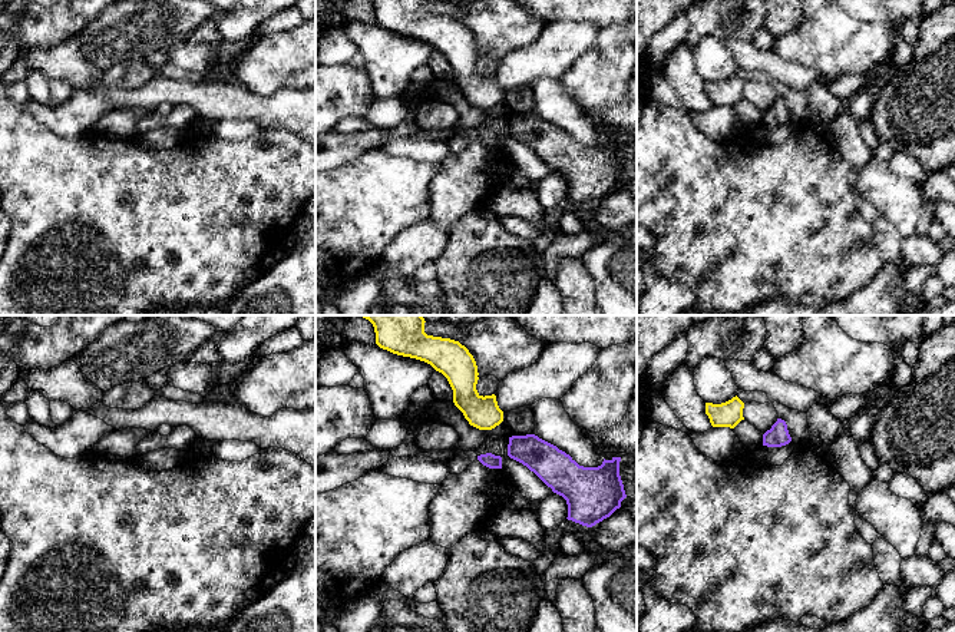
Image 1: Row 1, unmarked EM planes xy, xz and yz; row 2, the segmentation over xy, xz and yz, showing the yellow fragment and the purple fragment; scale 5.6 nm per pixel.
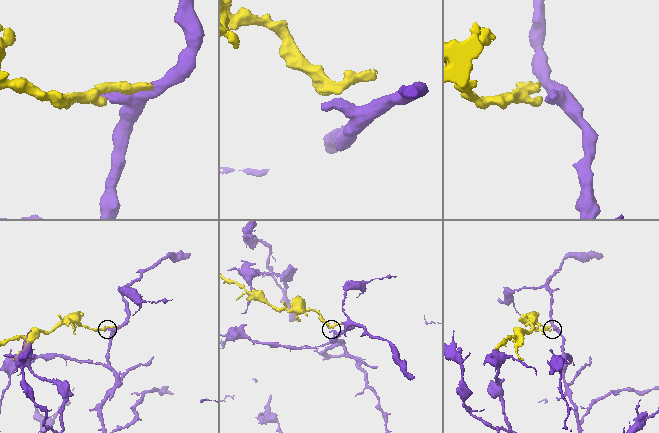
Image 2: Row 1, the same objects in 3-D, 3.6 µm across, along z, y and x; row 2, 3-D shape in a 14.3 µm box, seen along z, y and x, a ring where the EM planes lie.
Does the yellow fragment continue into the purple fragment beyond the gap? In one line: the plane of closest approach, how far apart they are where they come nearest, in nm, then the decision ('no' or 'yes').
nearest in xz; 100 nm apart; no

